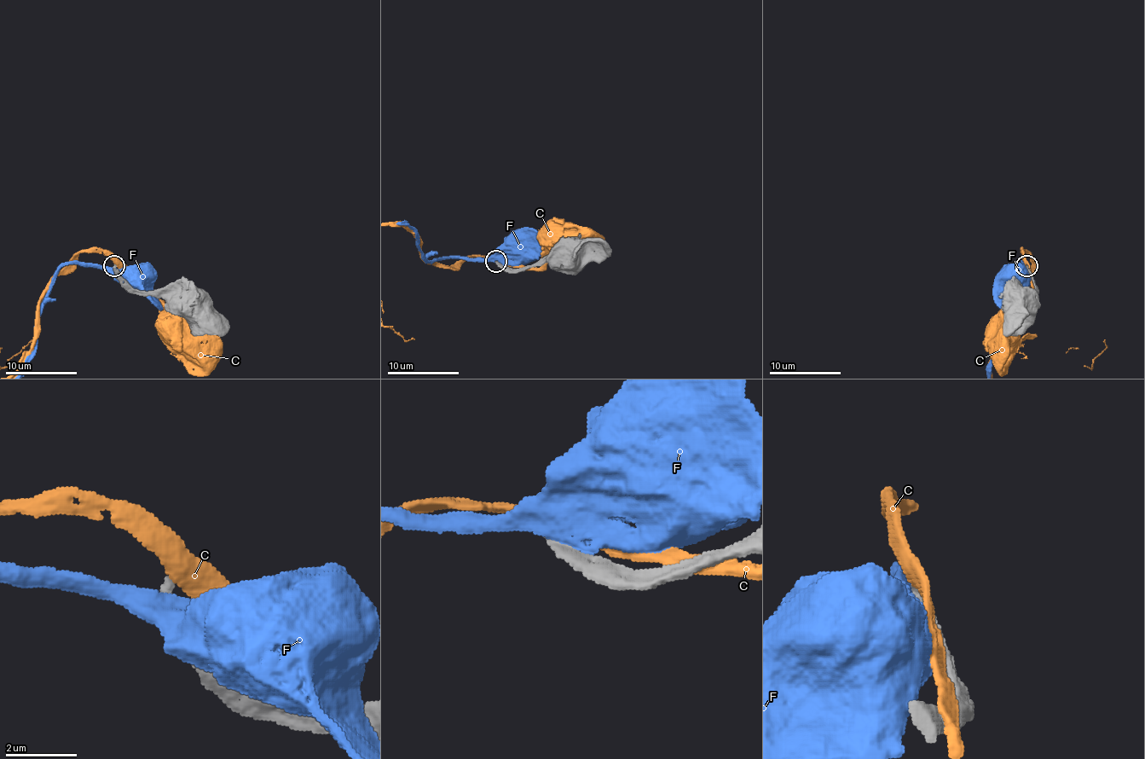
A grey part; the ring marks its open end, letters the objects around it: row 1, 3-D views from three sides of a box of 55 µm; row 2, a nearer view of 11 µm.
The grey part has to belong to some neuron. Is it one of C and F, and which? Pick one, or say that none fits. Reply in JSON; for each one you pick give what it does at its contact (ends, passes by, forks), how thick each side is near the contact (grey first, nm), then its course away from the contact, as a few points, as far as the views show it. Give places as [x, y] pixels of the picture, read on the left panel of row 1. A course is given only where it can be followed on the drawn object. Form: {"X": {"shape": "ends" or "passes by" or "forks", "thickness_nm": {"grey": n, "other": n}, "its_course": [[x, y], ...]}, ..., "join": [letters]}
{"join": []}

